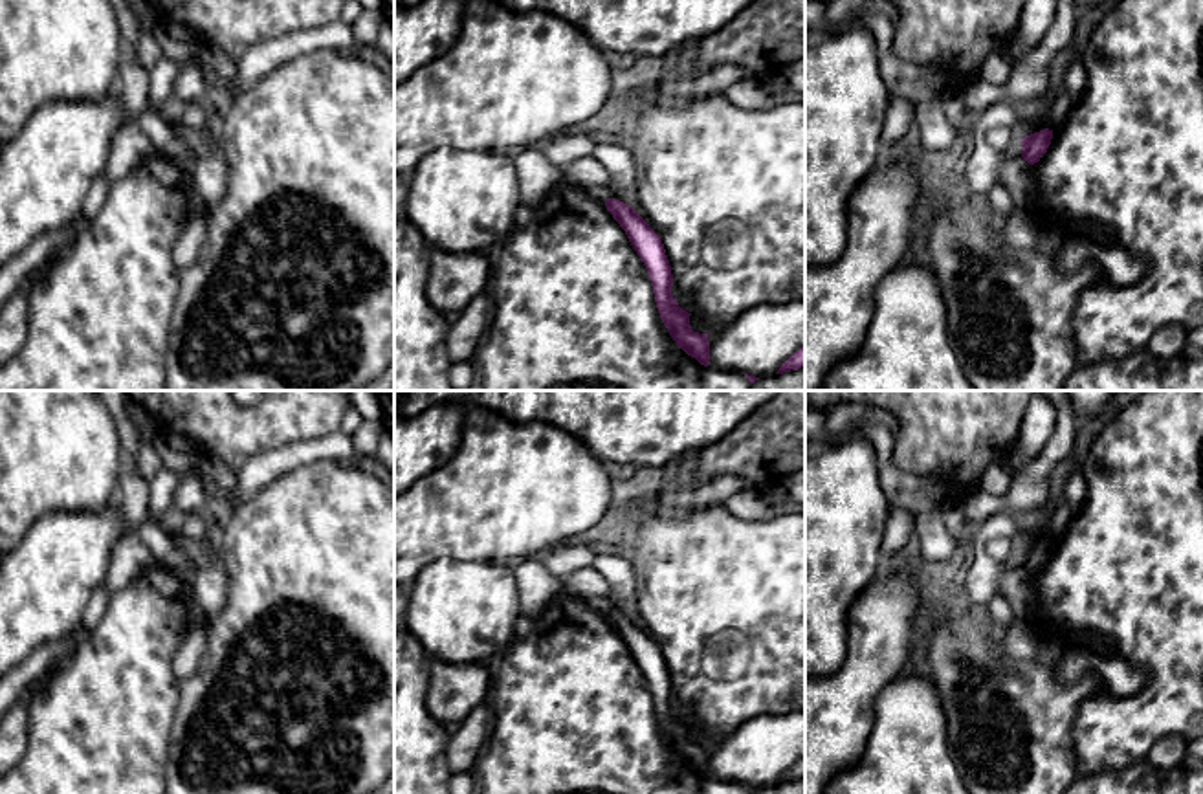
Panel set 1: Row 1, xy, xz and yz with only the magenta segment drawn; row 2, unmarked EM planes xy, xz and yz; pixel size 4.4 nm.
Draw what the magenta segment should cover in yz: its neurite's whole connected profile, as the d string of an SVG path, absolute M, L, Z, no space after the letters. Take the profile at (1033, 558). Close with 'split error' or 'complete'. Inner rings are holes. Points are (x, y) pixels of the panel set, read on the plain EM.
M1043 539L1040 543L1034 543L1031 546L1025 546L1021 550L1021 568L1029 574L1034 576L1040 572L1040 568L1047 563L1049 556L1053 550L1053 541Z; complete

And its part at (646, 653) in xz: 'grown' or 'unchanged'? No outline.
unchanged

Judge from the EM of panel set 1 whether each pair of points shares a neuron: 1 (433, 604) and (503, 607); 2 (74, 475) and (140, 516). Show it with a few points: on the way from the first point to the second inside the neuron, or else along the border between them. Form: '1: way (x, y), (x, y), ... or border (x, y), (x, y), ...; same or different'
1: way (450, 604), (486, 602); same
2: border (125, 457), (112, 501); different

